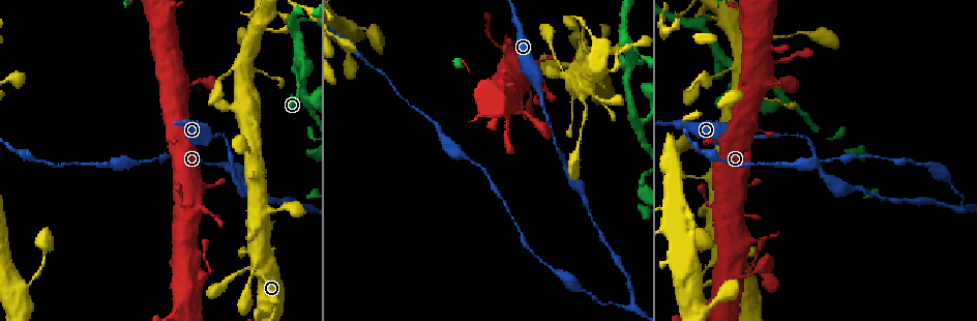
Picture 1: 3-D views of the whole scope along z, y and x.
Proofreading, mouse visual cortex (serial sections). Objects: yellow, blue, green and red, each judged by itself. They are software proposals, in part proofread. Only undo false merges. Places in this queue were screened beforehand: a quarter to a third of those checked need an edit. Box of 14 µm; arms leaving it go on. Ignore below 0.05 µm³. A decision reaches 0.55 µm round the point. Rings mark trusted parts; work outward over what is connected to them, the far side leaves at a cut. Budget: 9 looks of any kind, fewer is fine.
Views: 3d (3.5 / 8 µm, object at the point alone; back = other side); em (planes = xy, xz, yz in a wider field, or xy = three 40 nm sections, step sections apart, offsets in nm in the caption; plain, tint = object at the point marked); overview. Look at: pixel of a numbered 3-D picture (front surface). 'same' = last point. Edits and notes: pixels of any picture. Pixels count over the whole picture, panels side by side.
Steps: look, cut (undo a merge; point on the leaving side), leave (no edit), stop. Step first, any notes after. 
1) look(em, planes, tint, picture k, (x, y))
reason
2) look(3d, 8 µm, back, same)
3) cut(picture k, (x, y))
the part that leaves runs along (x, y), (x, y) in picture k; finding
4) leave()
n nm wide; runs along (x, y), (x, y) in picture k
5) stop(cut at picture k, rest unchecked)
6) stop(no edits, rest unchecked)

look(3d, 3.5 µm, picture 1, (512, 9))
thick turns thin

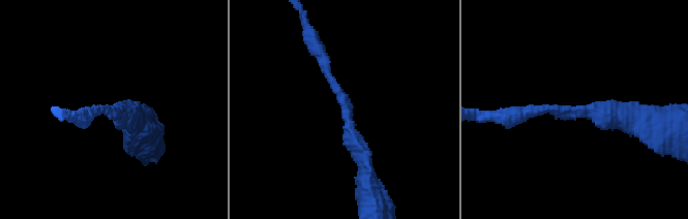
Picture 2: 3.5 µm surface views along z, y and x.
look(em, xy, step 2, tint, picture 2, (346, 112))
need the tissue

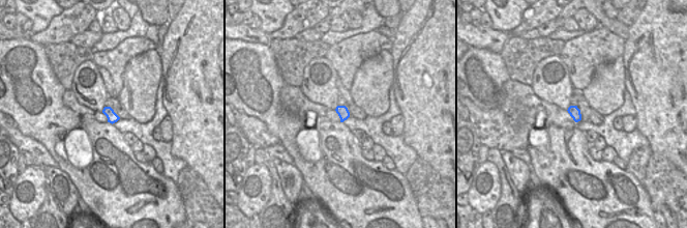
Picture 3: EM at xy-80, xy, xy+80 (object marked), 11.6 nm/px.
leave()
130 nm wide; runs along (367, 176), (348, 101), (323, 69) in picture 2; one cell here

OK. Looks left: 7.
look(3d, 3.5 µm, picture 1, (702, 24))
three arms meet

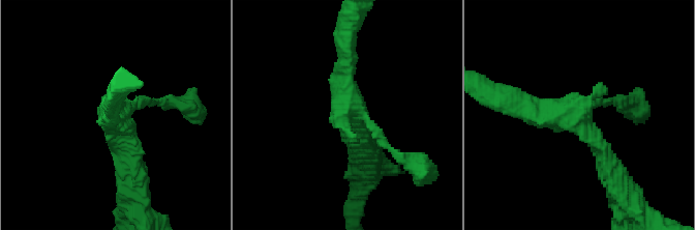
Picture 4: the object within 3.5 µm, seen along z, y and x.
look(em, xy, step 3, tint, picture 4, (575, 117))
now the EM

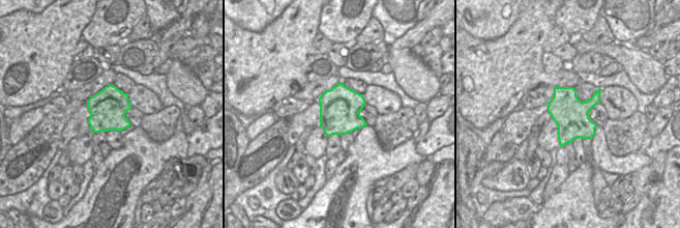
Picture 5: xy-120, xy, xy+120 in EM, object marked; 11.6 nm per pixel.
look(em, xy, step 2, tint, same)
cut it another way

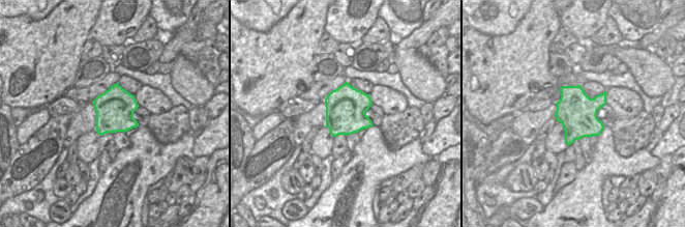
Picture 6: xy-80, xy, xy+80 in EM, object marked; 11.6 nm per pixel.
leave()
runs along (614, 170), (575, 116), (512, 97) in picture 4; all the same cell

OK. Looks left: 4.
look(3d, 3.5 µm, picture 1, (266, 279))
thin neck

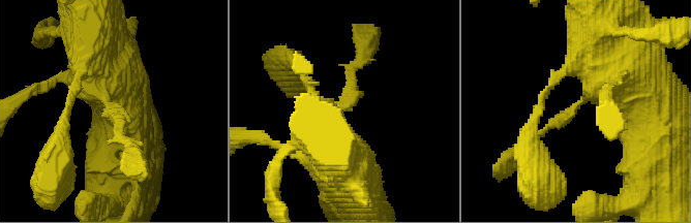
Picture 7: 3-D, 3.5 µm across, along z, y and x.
look(em, xy, step 1, tint, picture 7, (108, 104))
shape alone is not enough

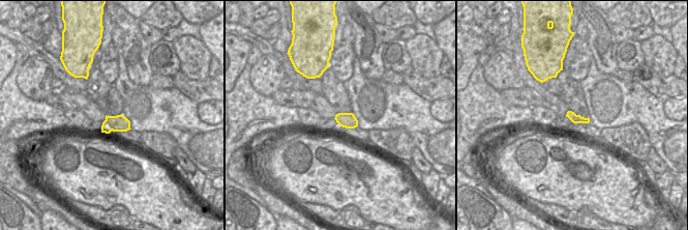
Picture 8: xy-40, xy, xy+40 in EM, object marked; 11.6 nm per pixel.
leave()
runs along (639, 83), (592, 92), (529, 142) in picture 7; one cell here

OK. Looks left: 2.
stop(no edits, rest unchecked)

